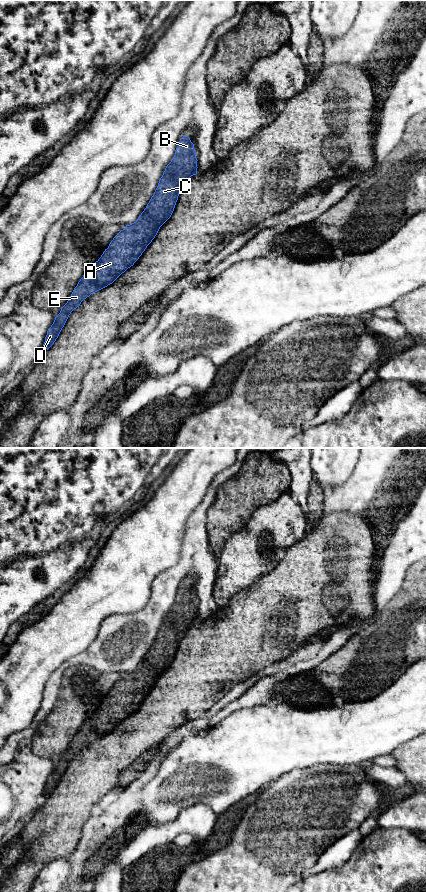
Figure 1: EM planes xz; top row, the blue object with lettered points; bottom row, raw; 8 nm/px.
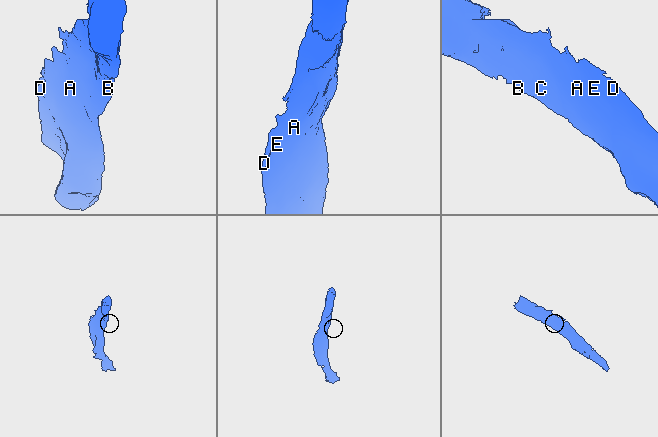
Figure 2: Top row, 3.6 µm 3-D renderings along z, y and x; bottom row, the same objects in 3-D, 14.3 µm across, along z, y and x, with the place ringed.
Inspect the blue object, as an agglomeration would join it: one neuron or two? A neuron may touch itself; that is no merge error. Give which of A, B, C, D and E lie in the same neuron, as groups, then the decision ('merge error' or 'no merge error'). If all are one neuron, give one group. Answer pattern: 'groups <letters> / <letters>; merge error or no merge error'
groups A B C D E; no merge error

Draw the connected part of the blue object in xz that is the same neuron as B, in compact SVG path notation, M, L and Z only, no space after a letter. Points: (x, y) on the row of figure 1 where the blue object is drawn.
M183 136L144 211L134 223L126 225L113 238L101 257L80 279L67 303L61 307L45 337L43 346L47 350L58 338L71 312L84 299L112 284L139 259L160 227L171 217L179 193L188 179L197 174L197 161L194 144L188 136Z

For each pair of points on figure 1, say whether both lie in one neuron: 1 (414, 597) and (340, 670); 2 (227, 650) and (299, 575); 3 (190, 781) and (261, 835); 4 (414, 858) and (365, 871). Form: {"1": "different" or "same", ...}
{"1": "same", "2": "same", "3": "different", "4": "same"}

